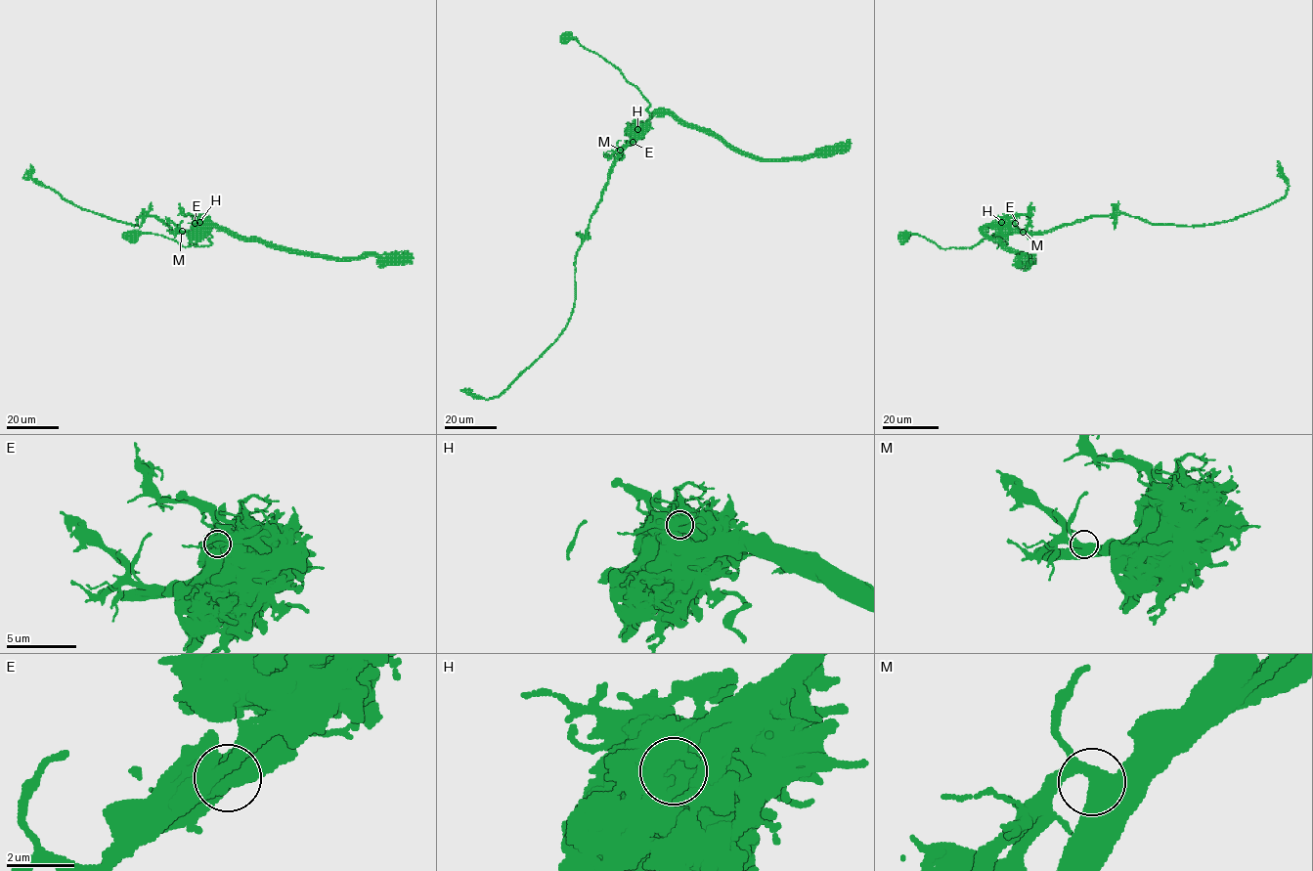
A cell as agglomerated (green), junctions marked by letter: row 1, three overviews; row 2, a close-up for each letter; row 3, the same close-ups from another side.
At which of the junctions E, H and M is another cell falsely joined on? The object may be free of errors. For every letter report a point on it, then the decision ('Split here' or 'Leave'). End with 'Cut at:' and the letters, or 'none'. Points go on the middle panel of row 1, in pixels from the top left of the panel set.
E: Place: (633, 142). Leave
H: Place: (637, 129). Split here
M: Place: (620, 150). Leave
Cut at: H

